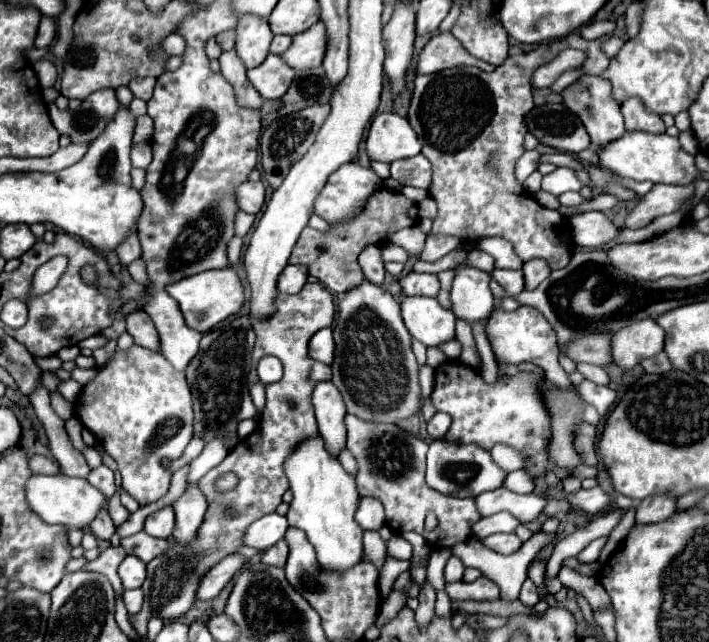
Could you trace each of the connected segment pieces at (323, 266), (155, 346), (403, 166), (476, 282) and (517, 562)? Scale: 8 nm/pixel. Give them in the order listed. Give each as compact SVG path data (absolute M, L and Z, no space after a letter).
M387 188L375 190L371 198L367 198L367 206L363 206L363 214L351 218L351 222L341 222L339 226L329 226L327 232L319 232L315 228L303 228L289 264L303 264L309 268L309 274L319 278L323 286L331 292L343 294L345 290L363 282L363 272L357 268L357 256L367 244L381 244L385 234L397 232L401 228L417 224L417 204L407 200L401 192L393 192Z
M131 312L127 316L127 332L135 338L135 344L159 352L159 336L155 324L145 312Z
M423 154L395 160L391 162L391 178L397 180L401 186L427 190L431 184L431 162Z
M459 262L455 266L455 280L451 288L455 316L471 324L475 324L477 320L487 320L495 304L495 298L489 290L489 282L491 276L487 272Z
M537 532L537 534L533 534L527 542L523 542L523 546L521 546L519 552L507 554L507 556L505 556L505 554L497 554L497 552L489 550L487 546L481 546L481 542L479 542L479 540L473 540L473 538L467 540L467 542L455 544L455 546L451 548L451 552L453 552L453 556L457 556L465 566L477 568L477 570L481 570L483 576L487 576L487 578L491 578L493 582L497 582L499 588L501 588L501 598L503 598L503 600L515 600L515 598L519 596L519 590L521 590L523 582L527 580L527 566L539 556L539 552L543 552L549 544L553 544L555 538L557 538L555 534Z

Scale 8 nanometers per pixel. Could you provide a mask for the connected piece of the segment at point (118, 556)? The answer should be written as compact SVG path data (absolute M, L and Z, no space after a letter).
M109 546L109 548L105 548L105 550L101 552L101 556L99 556L97 560L87 562L87 564L85 564L85 570L105 574L105 576L109 578L109 582L113 584L115 594L121 596L121 594L123 594L123 586L121 586L121 580L119 580L119 576L117 576L117 568L119 568L119 564L123 562L125 556L127 556L127 552L123 550L123 546L117 546L117 548Z

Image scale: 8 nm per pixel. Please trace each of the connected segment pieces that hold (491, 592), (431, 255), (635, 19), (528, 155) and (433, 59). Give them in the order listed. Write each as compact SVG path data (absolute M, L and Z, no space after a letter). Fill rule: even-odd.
M477 578L475 582L453 582L445 586L445 592L451 600L497 600L499 588L485 578Z
M429 234L427 240L425 240L425 248L423 248L423 252L421 252L421 260L435 262L435 260L443 258L445 254L449 254L451 250L455 250L459 244L461 244L459 238Z
M633 2L625 16L627 16L627 36L633 38L639 34L639 14L643 14L643 4L641 2Z
M527 150L519 160L517 160L517 166L515 166L515 174L517 174L517 180L523 182L531 172L537 170L539 166L539 150Z
M439 32L421 50L417 72L433 74L433 72L441 72L445 68L455 68L455 66L477 66L485 72L495 70L495 66L491 66L489 62L483 62L483 60L467 54L467 50L459 44L459 40L451 32Z

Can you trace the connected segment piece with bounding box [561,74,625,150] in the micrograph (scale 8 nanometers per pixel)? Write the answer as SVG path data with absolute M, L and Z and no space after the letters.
M581 76L579 80L575 80L573 84L569 84L563 92L563 104L581 118L589 138L591 138L591 146L593 150L601 148L603 144L617 140L625 134L625 126L623 126L623 116L621 116L621 104L615 102L615 98L611 98L611 82L607 82L601 76Z

